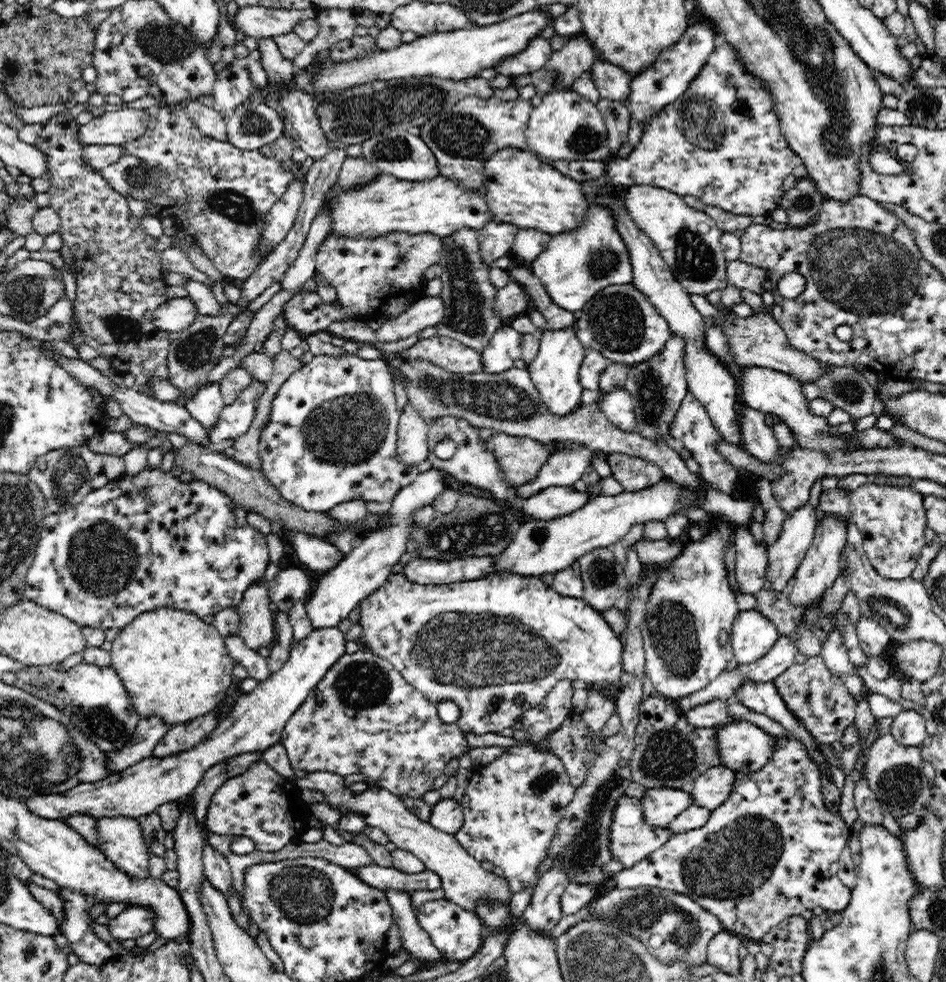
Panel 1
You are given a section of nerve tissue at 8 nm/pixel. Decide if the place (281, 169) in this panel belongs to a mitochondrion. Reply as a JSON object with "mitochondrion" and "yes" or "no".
{"mitochondrion":"no"}

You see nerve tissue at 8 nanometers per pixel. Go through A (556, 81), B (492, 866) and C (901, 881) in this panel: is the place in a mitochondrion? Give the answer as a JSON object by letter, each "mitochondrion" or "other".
{"A":"other","B":"other","C":"other"}

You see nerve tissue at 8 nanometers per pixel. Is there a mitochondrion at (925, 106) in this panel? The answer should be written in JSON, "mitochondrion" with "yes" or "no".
{"mitochondrion":"yes"}

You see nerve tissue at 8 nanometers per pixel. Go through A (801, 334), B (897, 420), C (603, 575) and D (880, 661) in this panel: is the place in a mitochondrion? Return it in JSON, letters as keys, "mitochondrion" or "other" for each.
{"A":"other","B":"other","C":"mitochondrion","D":"other"}

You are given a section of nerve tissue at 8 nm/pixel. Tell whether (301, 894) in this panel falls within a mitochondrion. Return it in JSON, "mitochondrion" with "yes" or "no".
{"mitochondrion":"yes"}

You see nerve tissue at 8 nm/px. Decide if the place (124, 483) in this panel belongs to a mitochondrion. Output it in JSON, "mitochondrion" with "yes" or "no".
{"mitochondrion":"no"}

